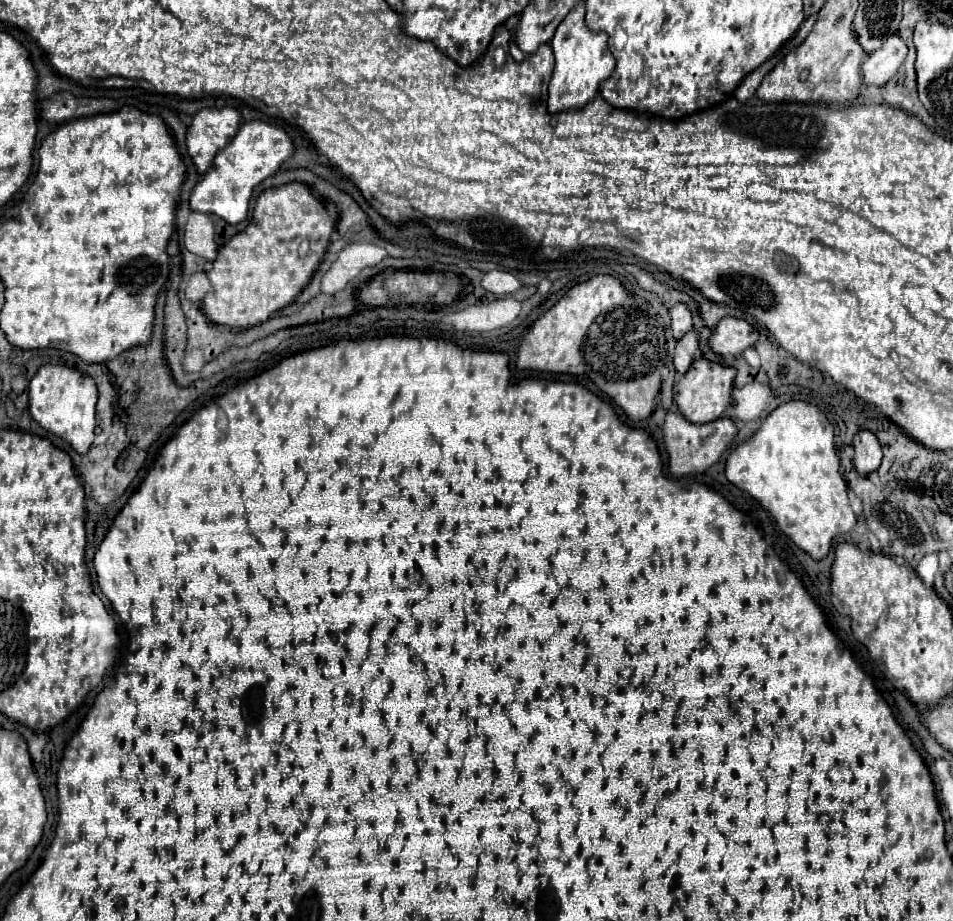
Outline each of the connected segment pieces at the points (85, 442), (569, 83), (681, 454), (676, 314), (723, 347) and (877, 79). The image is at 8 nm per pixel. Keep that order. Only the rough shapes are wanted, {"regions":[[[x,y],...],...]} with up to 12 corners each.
{"regions":[[[44,365],[28,385],[34,421],[86,455],[94,379]],[[580,1],[558,25],[550,113],[578,109],[614,71]],[[668,411],[662,437],[670,475],[704,473],[728,449],[736,425],[706,425]],[[684,303],[670,307],[672,335],[692,329],[692,313]],[[722,317],[708,345],[722,357],[742,355],[758,333],[744,319]],[[890,35],[862,65],[864,83],[882,87],[906,59],[908,49]]]}

